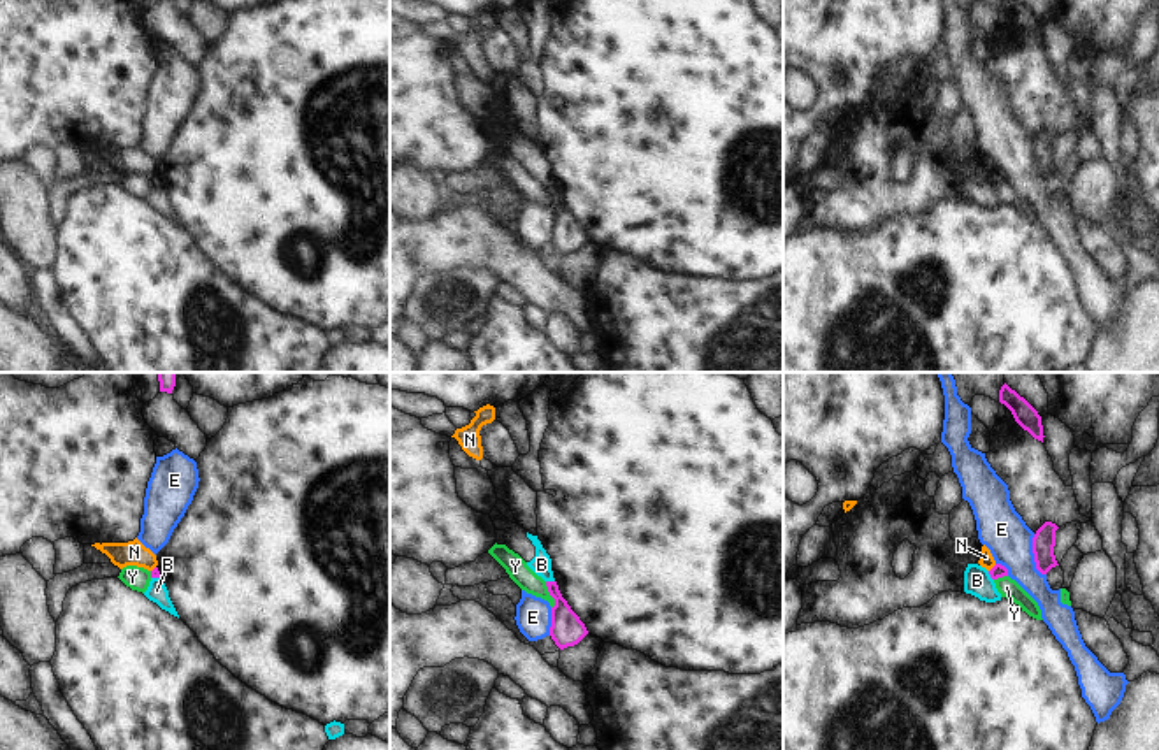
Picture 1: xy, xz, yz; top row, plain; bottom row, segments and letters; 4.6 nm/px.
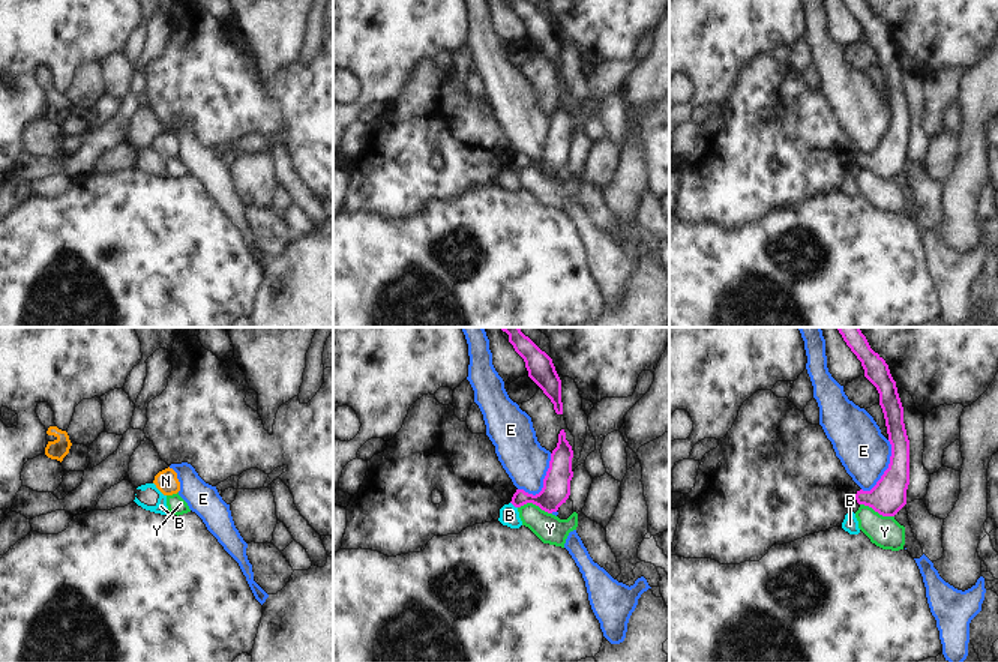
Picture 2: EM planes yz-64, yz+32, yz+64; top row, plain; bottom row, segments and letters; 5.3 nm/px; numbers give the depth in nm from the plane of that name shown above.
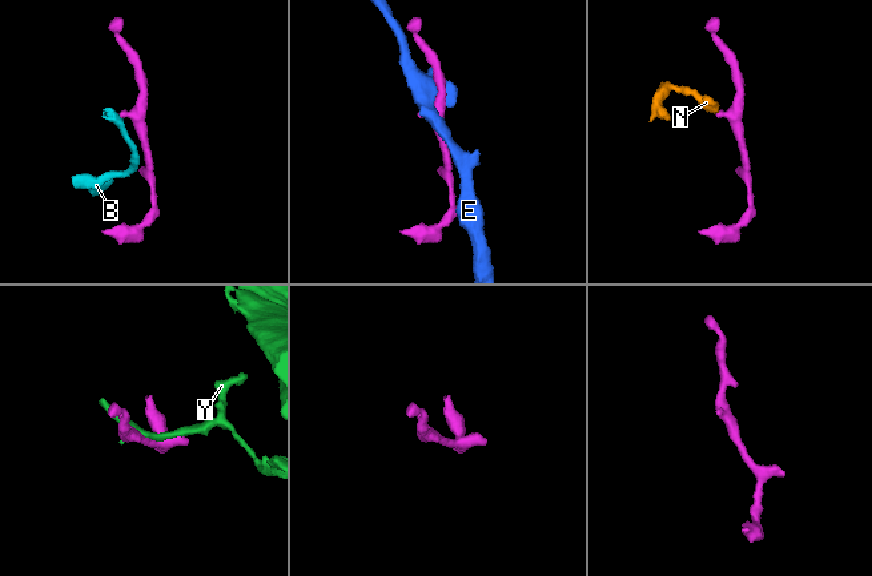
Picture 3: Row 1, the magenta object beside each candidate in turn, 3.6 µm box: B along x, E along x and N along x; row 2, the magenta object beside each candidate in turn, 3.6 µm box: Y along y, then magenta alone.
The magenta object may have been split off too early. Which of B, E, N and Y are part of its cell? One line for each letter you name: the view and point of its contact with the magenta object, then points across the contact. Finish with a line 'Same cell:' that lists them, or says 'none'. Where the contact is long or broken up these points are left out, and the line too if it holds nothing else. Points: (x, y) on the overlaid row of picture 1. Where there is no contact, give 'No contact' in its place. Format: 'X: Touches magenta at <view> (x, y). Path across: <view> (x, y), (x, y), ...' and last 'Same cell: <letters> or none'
N: Touches magenta at yz (993, 568). Path across: yz (998, 571), (993, 568), (986, 561)
Same cell: N.

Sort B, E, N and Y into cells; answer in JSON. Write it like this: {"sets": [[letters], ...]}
{"sets": [["B"], ["E"], ["N"], ["Y"]]}

